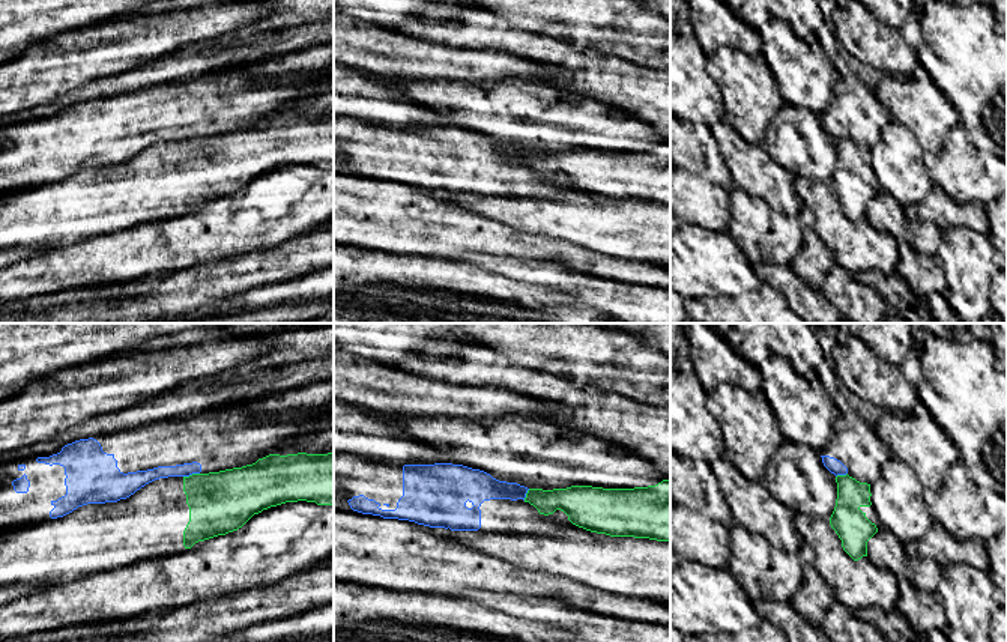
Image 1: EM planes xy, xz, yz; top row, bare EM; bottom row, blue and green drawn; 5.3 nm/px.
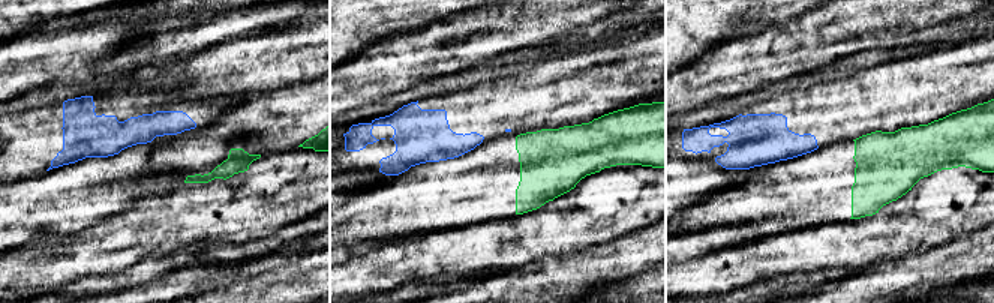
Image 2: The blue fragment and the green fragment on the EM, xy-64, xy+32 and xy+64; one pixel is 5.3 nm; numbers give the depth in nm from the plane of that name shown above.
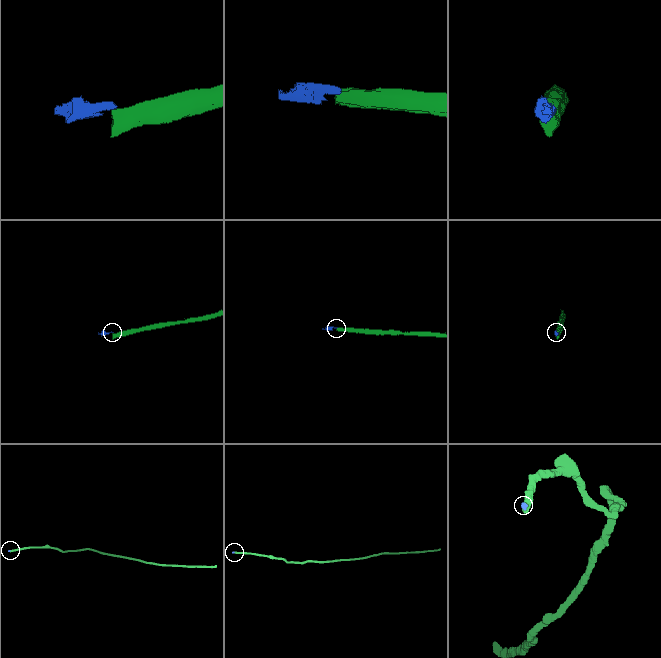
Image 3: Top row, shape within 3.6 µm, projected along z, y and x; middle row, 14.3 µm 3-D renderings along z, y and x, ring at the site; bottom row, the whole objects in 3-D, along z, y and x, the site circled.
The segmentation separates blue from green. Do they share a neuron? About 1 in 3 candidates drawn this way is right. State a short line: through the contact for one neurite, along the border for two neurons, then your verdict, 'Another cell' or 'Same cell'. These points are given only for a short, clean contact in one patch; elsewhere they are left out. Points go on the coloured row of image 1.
Line: xy (199, 472), (184, 477). Another cell

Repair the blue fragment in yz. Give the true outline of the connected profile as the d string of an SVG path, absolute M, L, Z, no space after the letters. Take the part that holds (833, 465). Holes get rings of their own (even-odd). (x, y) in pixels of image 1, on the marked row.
M851 407L840 410L831 441L821 453L824 466L837 475L849 475L860 483L875 483L891 454L873 425Z

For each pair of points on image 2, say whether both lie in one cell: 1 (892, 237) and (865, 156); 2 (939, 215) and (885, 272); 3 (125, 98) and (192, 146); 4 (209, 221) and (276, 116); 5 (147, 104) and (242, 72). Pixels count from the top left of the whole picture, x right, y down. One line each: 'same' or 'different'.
1: different
2: different
3: different
4: different
5: different

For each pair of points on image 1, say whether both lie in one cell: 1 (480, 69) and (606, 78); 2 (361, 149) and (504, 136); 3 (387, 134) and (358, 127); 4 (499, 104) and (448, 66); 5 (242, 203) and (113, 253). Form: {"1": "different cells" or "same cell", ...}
{"1": "different cells", "2": "different cells", "3": "same cell", "4": "different cells", "5": "same cell"}

